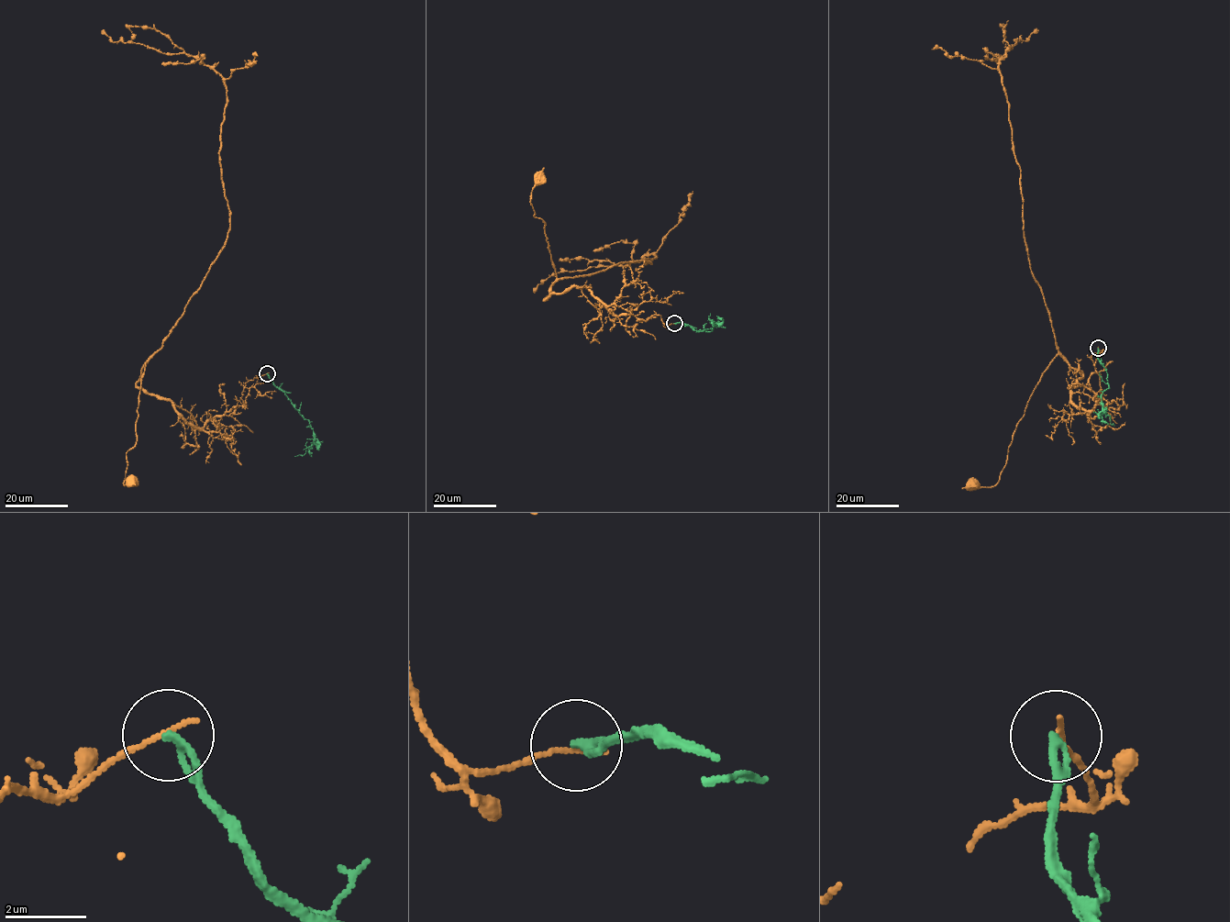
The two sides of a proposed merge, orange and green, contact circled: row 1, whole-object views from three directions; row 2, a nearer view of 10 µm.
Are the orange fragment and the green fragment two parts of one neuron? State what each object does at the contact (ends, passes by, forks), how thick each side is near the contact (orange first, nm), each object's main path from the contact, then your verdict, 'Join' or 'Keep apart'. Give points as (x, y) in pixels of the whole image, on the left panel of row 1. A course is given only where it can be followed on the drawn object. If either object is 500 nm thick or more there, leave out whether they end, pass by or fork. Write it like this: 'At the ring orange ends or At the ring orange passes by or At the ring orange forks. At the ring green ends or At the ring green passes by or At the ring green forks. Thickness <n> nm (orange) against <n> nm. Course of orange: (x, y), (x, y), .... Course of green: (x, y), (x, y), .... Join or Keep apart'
At the ring orange ends. At the ring green ends. Thickness 130 nm (orange) against 220 nm. Course of orange: (267, 373), (247, 383), (234, 411), (193, 427), (138, 386), (146, 362), (126, 454), (132, 483). Course of green: (267, 373), (313, 429), (312, 446), (305, 449), (303, 455), (294, 456). Keep apart

